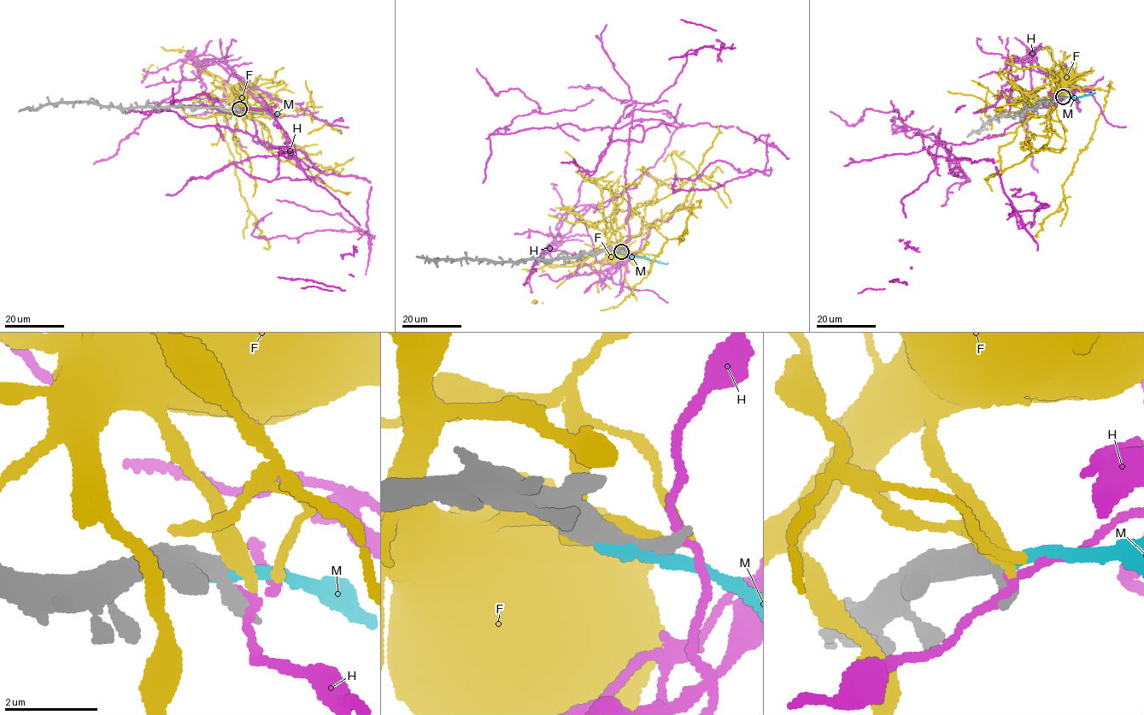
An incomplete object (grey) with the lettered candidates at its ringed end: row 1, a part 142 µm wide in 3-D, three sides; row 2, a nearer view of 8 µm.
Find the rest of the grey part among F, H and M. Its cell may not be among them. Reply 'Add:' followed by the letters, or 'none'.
Add: none

